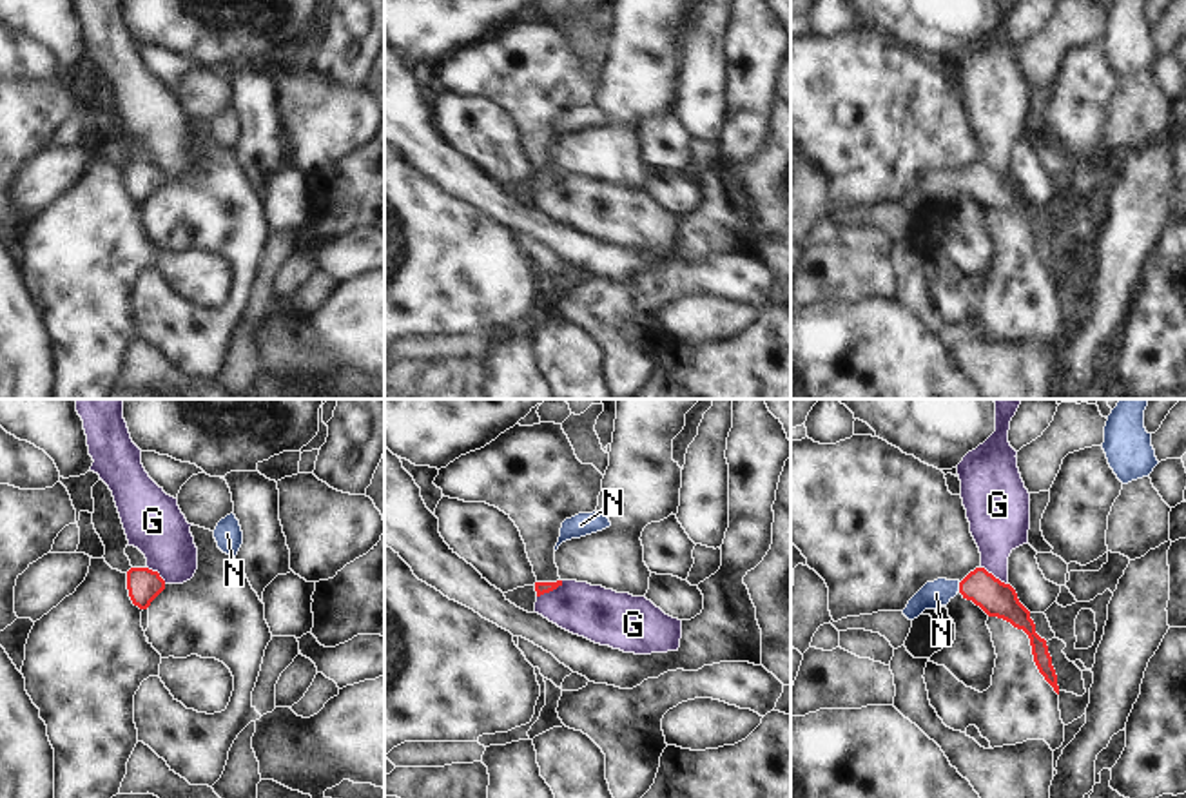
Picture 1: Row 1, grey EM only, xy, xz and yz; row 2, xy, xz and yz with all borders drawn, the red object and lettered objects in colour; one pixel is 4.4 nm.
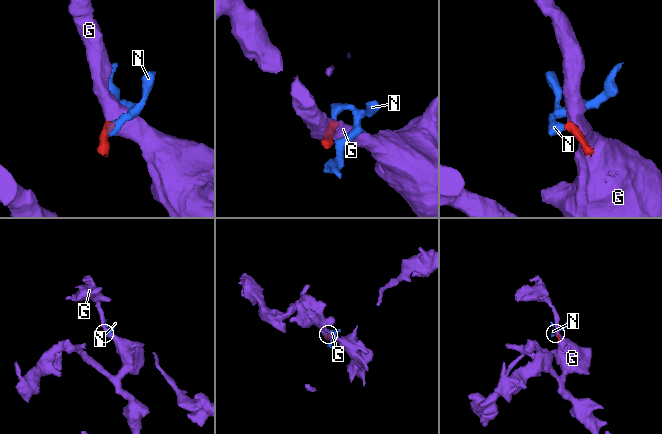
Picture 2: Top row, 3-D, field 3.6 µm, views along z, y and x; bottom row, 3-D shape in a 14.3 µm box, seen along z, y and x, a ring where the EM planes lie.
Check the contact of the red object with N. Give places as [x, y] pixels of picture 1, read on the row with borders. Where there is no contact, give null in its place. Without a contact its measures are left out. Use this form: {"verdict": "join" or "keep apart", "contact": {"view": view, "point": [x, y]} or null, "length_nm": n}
{"verdict": "join", "contact": {"view": "yz", "point": [960, 586]}, "length_nm": 40}

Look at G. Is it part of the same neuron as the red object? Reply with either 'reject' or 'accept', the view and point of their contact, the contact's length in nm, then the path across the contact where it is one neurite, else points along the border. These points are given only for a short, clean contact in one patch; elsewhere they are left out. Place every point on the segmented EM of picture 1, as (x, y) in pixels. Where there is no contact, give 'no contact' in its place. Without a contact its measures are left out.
reject; contact xz (550, 590); length 140 nm; border xz (563, 581), (537, 597)

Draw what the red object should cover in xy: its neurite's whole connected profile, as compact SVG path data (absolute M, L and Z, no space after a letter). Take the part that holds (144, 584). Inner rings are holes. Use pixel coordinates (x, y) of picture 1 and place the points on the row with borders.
M131 568L127 571L127 589L134 606L147 609L151 602L165 589L165 580L149 568Z

